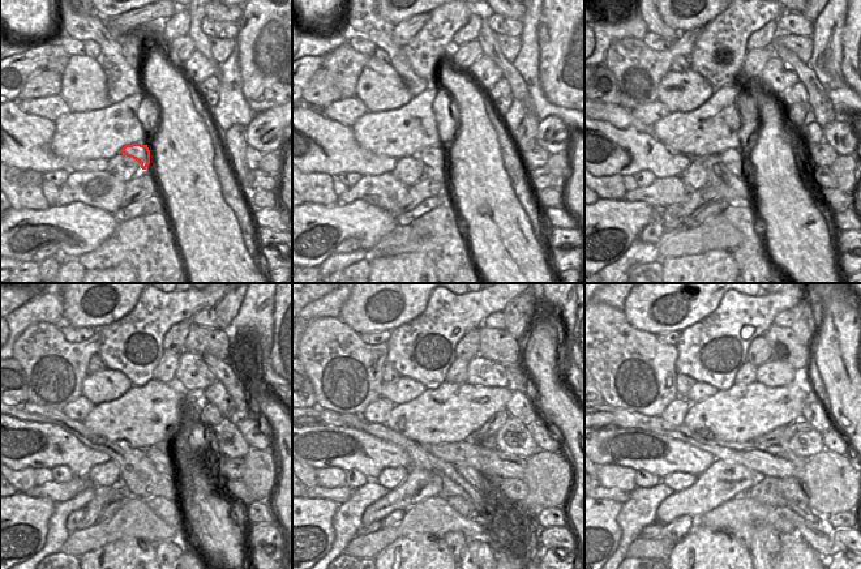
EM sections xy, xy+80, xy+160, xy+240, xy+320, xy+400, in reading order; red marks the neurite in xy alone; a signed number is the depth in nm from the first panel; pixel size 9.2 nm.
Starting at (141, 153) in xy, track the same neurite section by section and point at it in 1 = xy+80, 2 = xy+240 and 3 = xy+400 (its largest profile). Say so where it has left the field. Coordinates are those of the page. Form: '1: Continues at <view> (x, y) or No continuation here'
1: Continues at xy+80 (433, 157)
2: Continues at xy+240 (155, 454)
3: Continues at xy+400 (801, 508)

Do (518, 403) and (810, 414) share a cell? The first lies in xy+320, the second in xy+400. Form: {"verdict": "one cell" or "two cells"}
{"verdict": "one cell"}

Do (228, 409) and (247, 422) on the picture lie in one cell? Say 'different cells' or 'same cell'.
different cells

